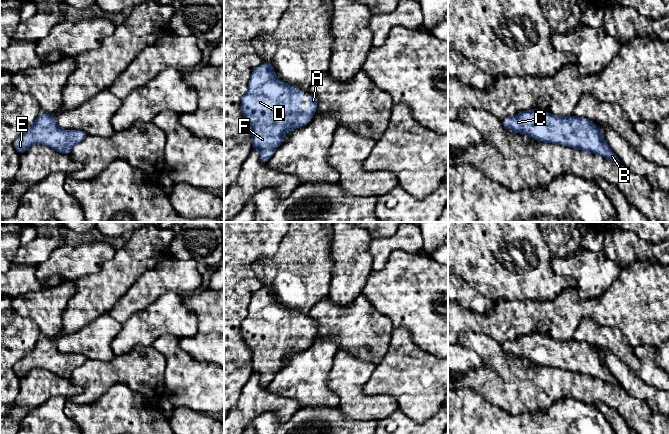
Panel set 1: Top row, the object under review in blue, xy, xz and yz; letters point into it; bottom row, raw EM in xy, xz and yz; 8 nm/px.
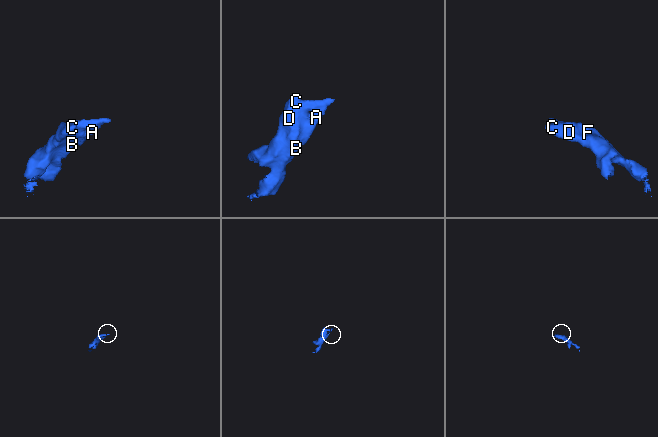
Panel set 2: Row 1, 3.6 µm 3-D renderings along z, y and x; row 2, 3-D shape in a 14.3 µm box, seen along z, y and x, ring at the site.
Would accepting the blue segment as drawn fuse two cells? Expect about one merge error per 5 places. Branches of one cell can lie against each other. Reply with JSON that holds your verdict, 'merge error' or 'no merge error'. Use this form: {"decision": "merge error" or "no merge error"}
{"decision": "no merge error"}

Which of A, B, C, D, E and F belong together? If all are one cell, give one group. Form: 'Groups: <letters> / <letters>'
Groups: A B C D E F

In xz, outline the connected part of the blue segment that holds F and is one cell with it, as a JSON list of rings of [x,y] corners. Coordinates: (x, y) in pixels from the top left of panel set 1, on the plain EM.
[[[263,286],[254,292],[246,317],[241,321],[242,338],[251,349],[251,369],[260,377],[260,384],[268,386],[278,370],[284,365],[290,353],[298,353],[308,348],[313,342],[318,329],[317,321],[309,317],[309,334],[299,335],[299,327],[303,327],[305,317],[300,312],[286,308],[275,300],[275,294],[269,287]]]

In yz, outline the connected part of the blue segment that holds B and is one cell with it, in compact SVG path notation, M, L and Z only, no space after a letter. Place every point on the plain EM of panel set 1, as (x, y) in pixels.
M532 333L503 343L502 349L508 354L527 358L540 366L573 371L620 386L607 369L601 354L586 342L578 342L573 338L558 341L539 333Z

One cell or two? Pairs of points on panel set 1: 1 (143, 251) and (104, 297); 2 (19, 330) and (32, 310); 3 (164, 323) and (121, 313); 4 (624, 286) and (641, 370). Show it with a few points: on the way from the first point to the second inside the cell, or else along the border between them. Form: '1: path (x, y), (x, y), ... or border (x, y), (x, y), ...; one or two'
1: path (132, 262), (108, 286); one
2: border (14, 297), (12, 308), (30, 318), (41, 335); two
3: border (152, 302), (145, 308), (133, 313), (122, 324); two
4: border (619, 329), (633, 348); two

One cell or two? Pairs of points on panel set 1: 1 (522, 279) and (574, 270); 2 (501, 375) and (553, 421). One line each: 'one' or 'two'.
1: two
2: two

